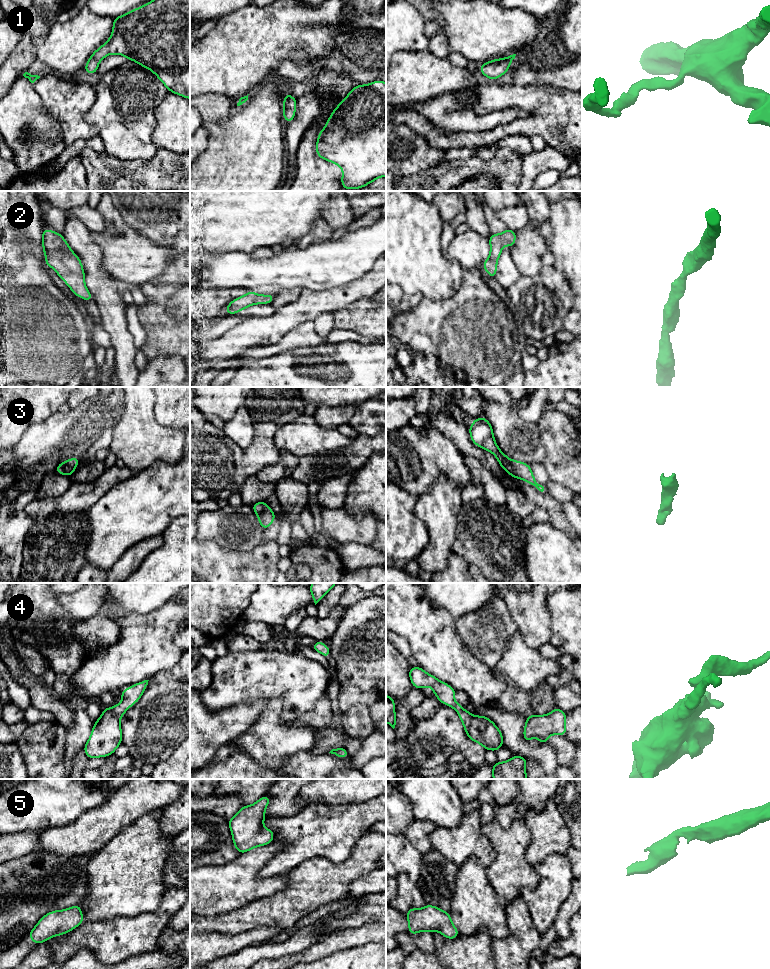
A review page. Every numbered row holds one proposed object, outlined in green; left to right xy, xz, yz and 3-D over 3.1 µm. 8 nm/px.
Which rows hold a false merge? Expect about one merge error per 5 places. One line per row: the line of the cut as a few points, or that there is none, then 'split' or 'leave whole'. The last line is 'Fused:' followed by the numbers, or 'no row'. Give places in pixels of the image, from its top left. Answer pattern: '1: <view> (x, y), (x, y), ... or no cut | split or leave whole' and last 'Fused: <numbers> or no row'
1: no cut | leave whole
2: no cut | leave whole
3: no cut | leave whole
4: no cut | leave whole
5: no cut | leave whole
Fused: no row

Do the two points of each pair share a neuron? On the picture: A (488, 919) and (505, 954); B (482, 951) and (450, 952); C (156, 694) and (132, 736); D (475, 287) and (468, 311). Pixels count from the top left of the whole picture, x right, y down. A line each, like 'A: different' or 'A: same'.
A: different
B: same
C: same
D: same

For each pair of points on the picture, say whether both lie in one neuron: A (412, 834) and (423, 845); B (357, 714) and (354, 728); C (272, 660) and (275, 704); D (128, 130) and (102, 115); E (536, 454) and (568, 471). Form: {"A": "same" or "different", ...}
{"A": "same", "B": "same", "C": "different", "D": "same", "E": "different"}

